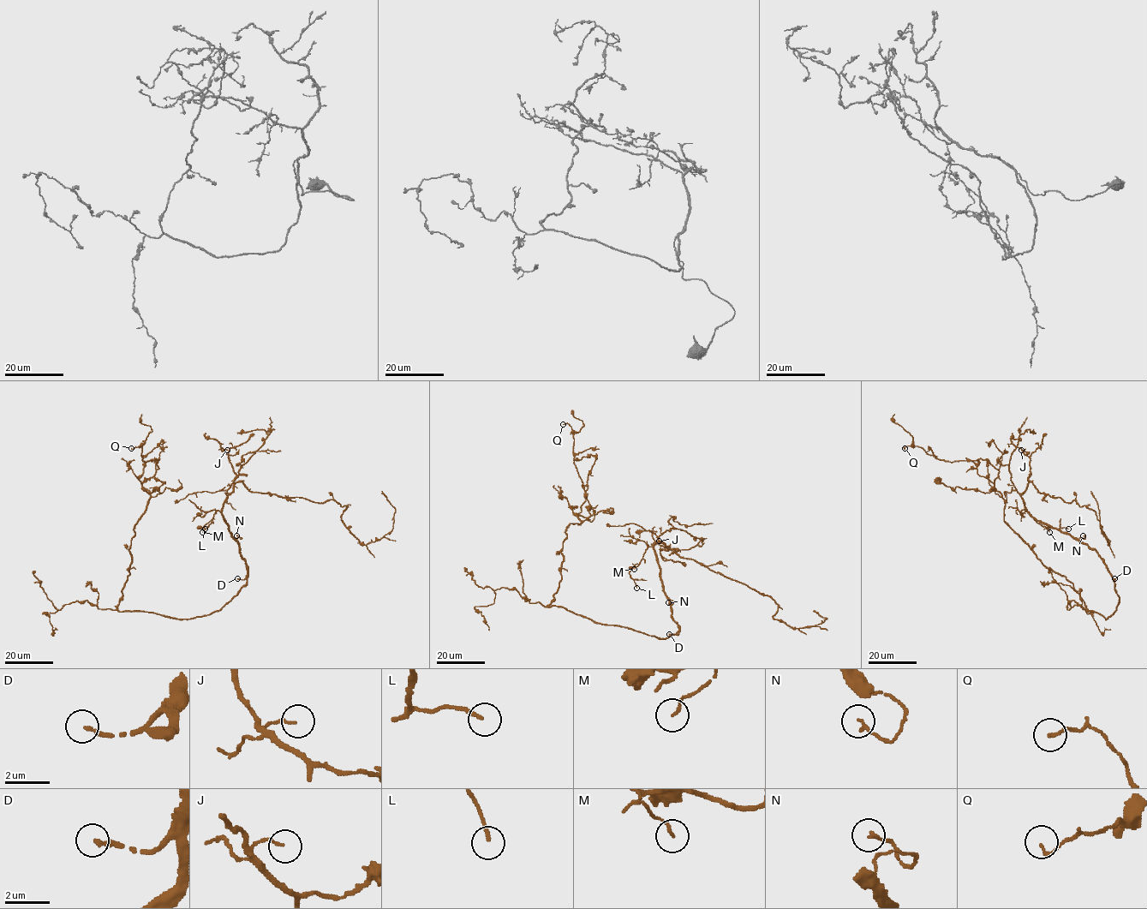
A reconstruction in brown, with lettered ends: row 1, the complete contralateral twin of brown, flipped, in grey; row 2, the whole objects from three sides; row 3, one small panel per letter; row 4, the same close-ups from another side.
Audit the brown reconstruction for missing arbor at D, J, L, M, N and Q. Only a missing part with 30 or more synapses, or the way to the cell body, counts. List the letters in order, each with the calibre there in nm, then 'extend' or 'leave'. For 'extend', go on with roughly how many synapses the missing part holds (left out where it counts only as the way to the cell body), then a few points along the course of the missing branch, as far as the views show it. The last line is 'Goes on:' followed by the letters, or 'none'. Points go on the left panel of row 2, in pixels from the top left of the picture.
D: 190 nm | extend
J: 100 nm | leave
L: 130 nm | leave
M: 110 nm | leave
N: 130 nm | leave
Q: 130 nm | leave
Goes on: D

